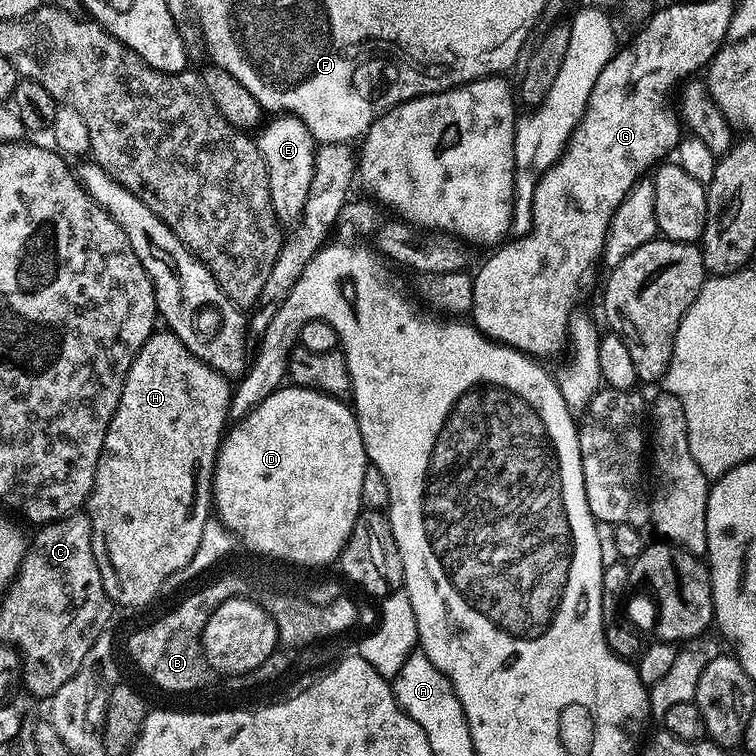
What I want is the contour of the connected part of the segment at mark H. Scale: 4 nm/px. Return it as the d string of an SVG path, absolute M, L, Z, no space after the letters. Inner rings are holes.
M167 330L153 331L152 337L140 347L140 353L134 358L124 379L118 410L106 429L106 438L102 446L102 454L98 458L92 494L88 497L86 505L86 515L90 518L92 527L94 562L98 566L98 574L102 574L102 586L108 597L112 599L113 605L125 604L128 608L140 608L143 604L150 603L155 596L161 595L162 582L166 582L170 574L182 570L182 566L186 566L186 562L194 558L194 550L198 550L198 542L202 542L202 526L206 526L206 522L210 519L210 509L214 504L212 478L216 470L216 455L220 452L221 443L226 435L226 425L229 423L228 407L231 401L232 388L226 377L221 372L214 371L194 354L190 354L190 350L186 350L184 343L174 333Z

